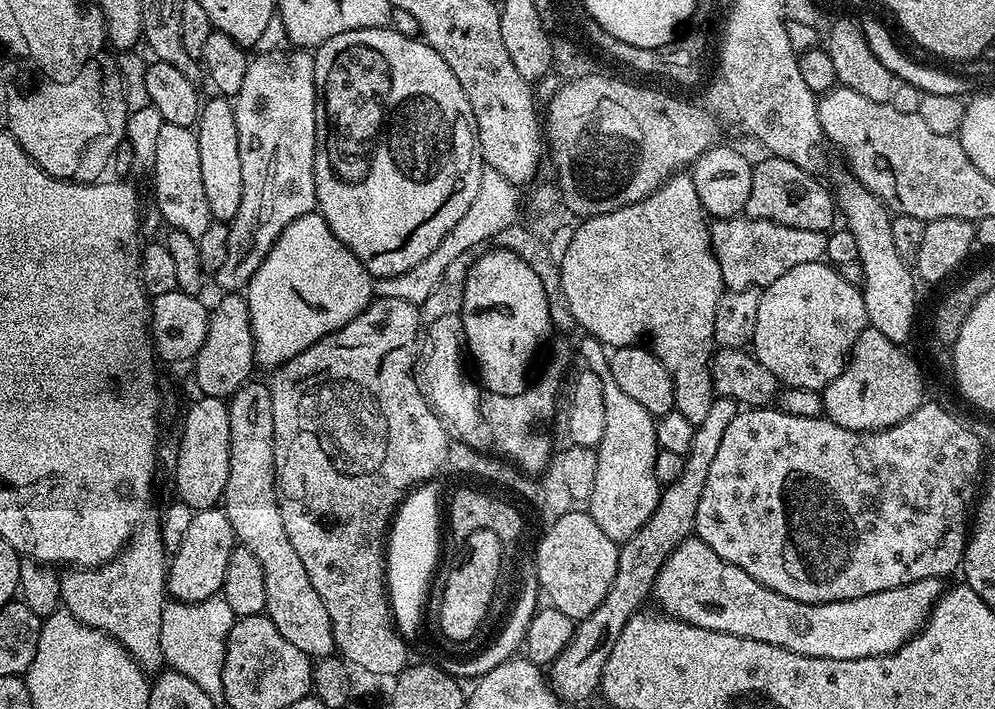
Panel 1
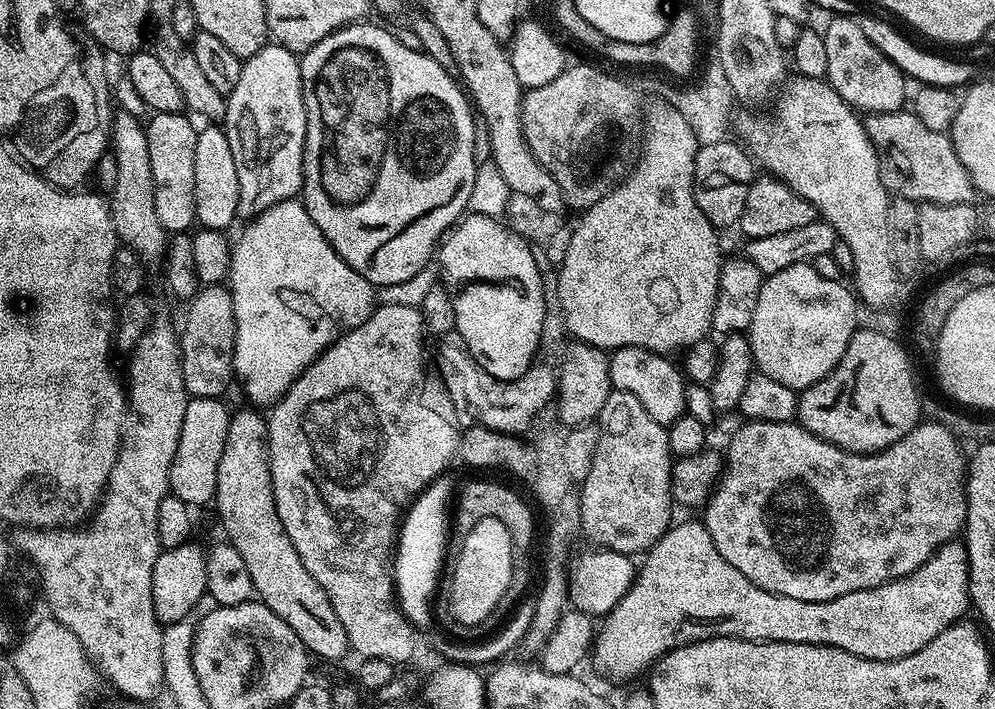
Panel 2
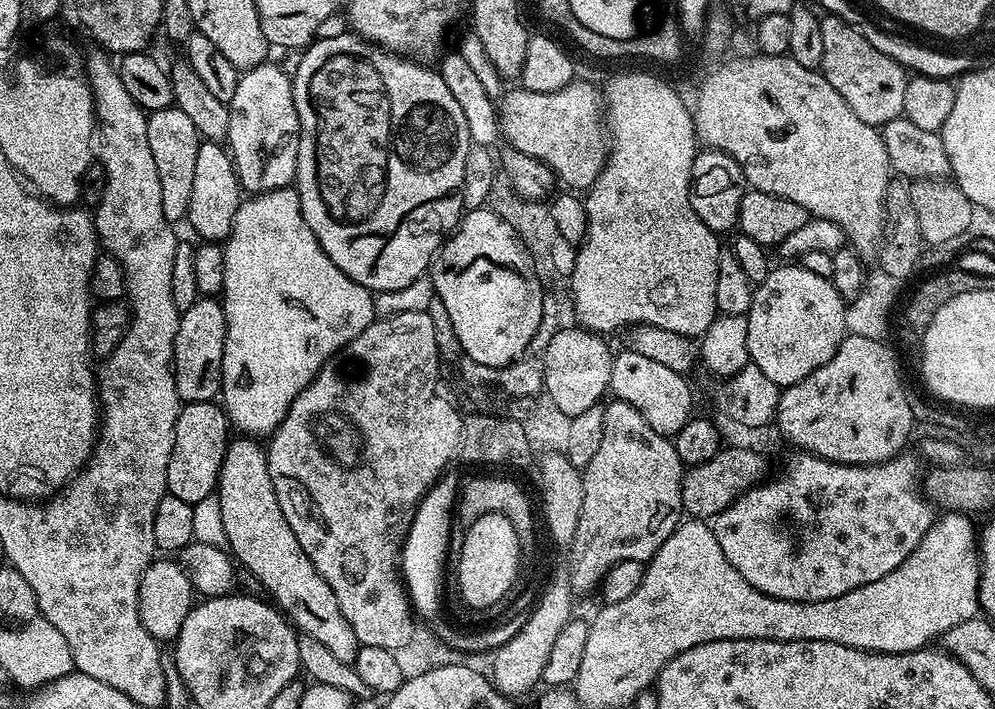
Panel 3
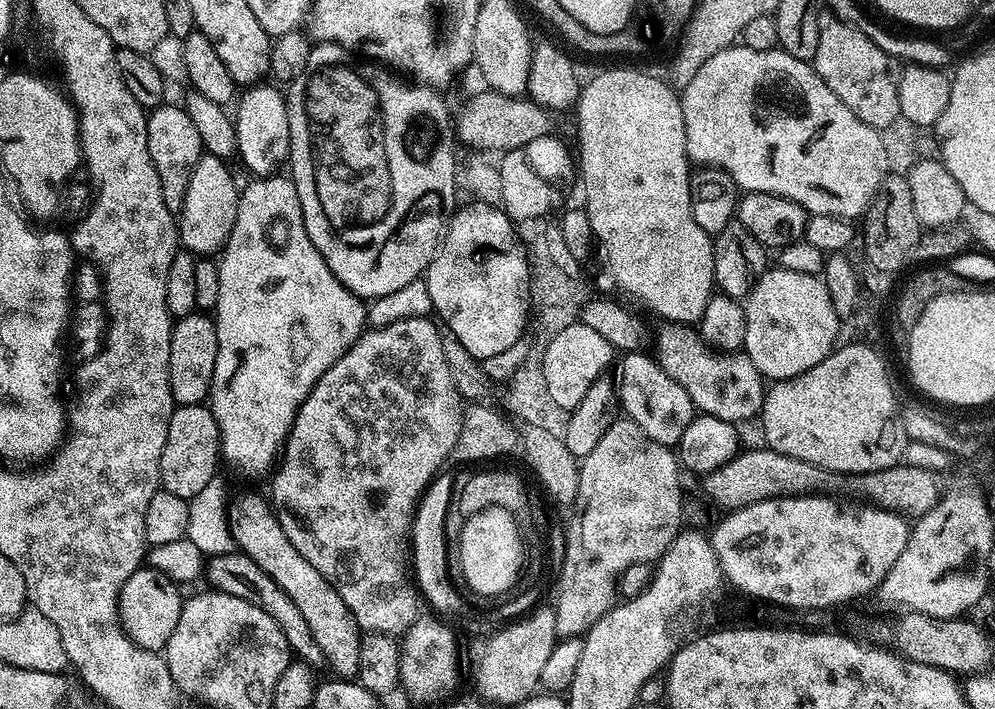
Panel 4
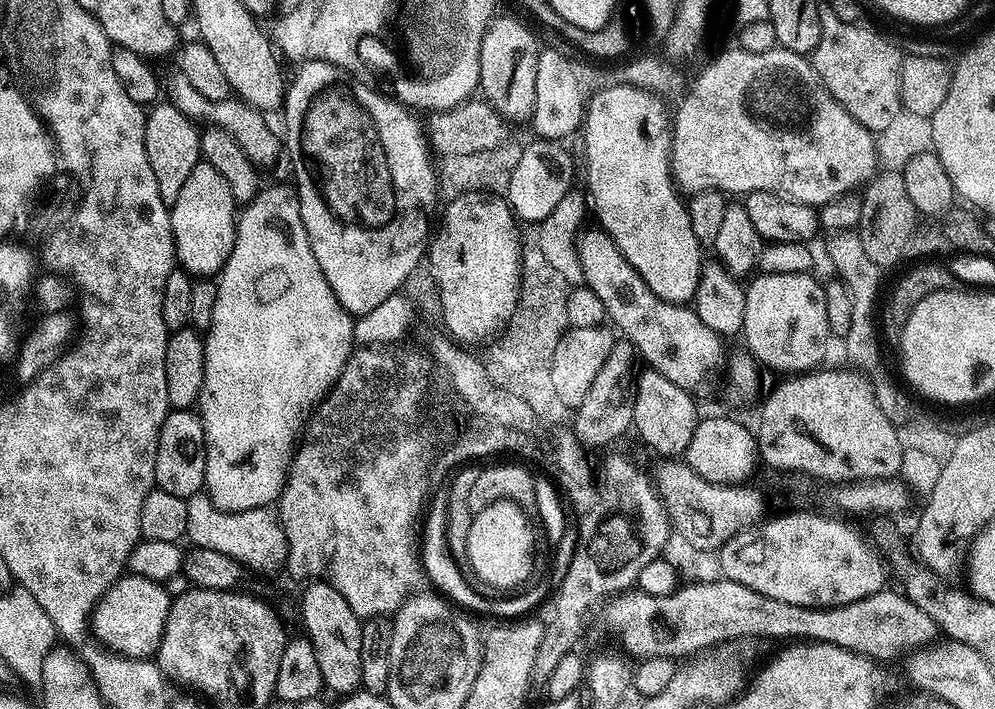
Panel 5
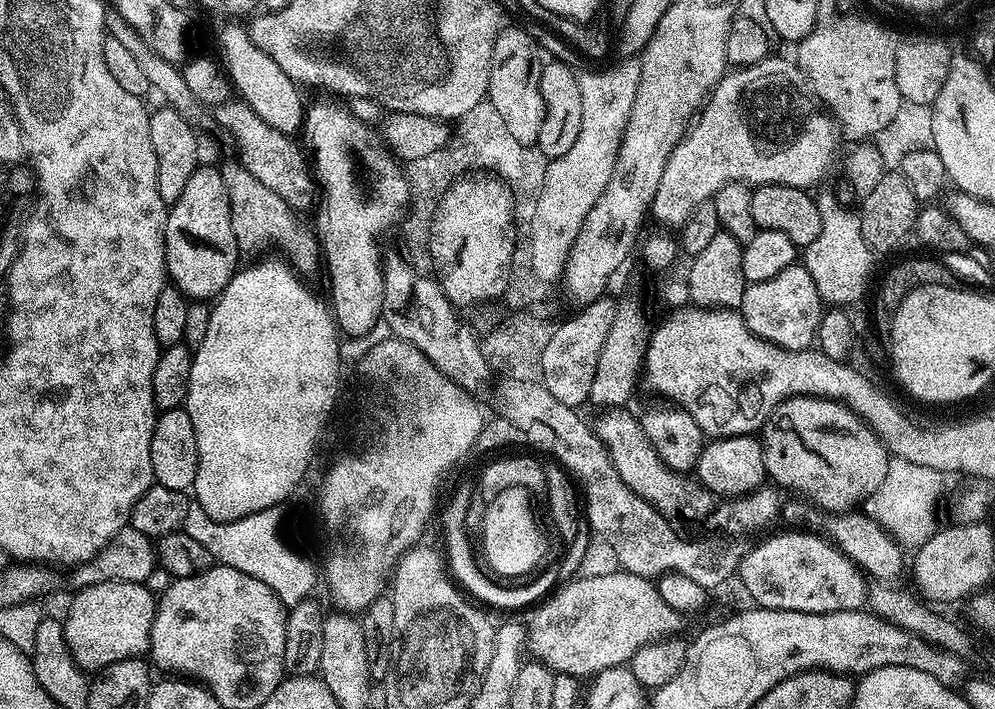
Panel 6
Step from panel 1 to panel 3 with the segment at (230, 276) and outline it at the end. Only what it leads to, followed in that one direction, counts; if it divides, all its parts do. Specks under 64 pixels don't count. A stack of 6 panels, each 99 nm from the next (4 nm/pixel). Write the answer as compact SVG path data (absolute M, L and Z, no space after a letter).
M265 62L247 69L238 82L238 90L234 90L234 98L228 103L230 126L226 147L232 154L232 162L236 166L236 177L240 179L240 187L248 194L286 188L296 179L300 123L298 114L294 110L292 76L272 63Z

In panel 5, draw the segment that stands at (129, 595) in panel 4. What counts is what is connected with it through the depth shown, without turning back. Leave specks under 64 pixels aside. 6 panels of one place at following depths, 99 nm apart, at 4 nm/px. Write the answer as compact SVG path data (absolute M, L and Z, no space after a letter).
M131 574L121 575L111 588L105 590L92 609L90 632L91 635L96 635L95 643L108 652L129 660L155 657L160 649L166 618L173 601L173 597L168 596L164 588L167 587L158 580Z

